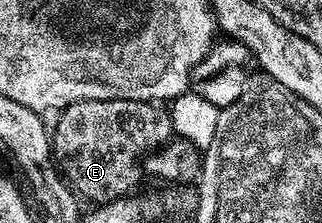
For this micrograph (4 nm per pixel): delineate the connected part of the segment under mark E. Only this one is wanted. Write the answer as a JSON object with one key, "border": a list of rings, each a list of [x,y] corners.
{"border":[[[84,100],[66,107],[57,118],[58,123],[52,126],[54,165],[79,199],[87,198],[98,206],[133,195],[142,178],[142,161],[157,155],[174,134],[169,109],[140,100]]]}

